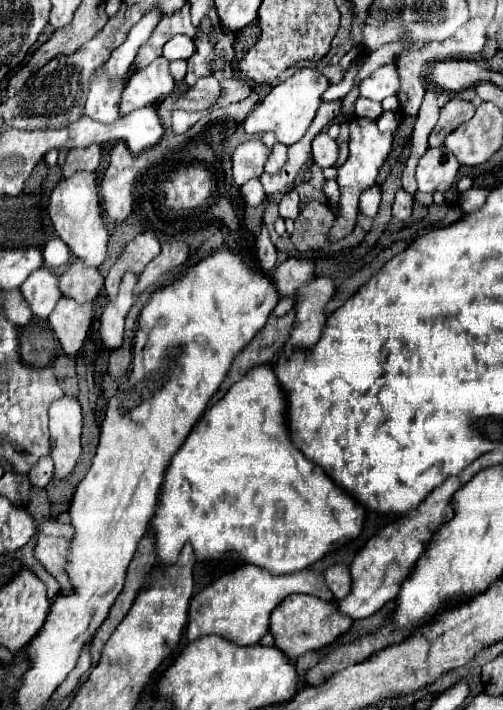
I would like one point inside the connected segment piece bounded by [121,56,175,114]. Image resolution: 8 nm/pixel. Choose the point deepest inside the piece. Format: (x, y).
(152, 83)

